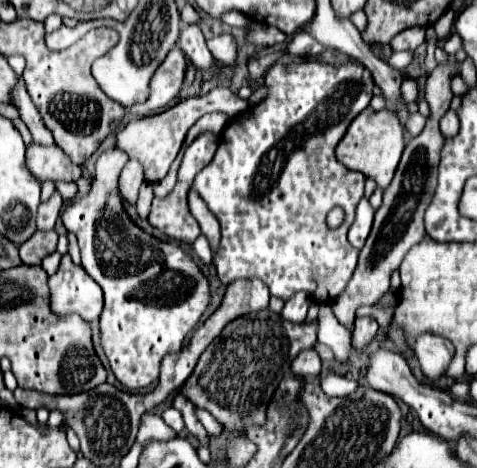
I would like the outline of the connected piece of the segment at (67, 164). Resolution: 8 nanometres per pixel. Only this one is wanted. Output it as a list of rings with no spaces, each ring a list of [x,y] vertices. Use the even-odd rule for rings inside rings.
[[[29,146],[27,168],[29,172],[33,172],[33,176],[37,176],[39,182],[77,182],[81,178],[81,168],[75,166],[57,146]]]

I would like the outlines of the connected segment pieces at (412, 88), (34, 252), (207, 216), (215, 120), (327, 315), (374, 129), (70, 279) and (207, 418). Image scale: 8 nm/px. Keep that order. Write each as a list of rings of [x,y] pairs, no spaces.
[[[407,78],[407,80],[403,82],[401,90],[403,90],[405,102],[417,102],[417,100],[419,100],[419,86],[417,86],[417,80]]]
[[[39,230],[23,246],[19,246],[19,254],[25,264],[41,264],[45,256],[55,252],[55,246],[57,246],[57,232]]]
[[[195,194],[189,196],[189,208],[191,208],[191,214],[195,216],[195,220],[197,220],[199,226],[201,226],[201,234],[207,236],[207,240],[209,240],[209,244],[211,244],[211,252],[215,254],[217,248],[219,248],[219,240],[221,240],[217,220],[213,218],[213,214],[209,212],[209,208],[207,208],[207,206],[199,200],[199,196],[195,196]]]
[[[207,114],[207,116],[203,116],[203,118],[187,132],[187,138],[185,138],[185,142],[183,142],[183,150],[185,150],[199,134],[203,134],[203,132],[213,132],[213,134],[223,132],[227,120],[229,120],[229,116],[225,116],[225,114]]]
[[[328,303],[319,306],[317,340],[327,344],[339,364],[347,364],[351,356],[351,330],[339,324]]]
[[[369,106],[365,108],[365,112],[361,112],[361,116],[357,116],[357,120],[353,120],[353,124],[349,124],[349,132],[337,144],[337,160],[341,160],[341,164],[345,164],[345,168],[349,170],[357,170],[373,178],[379,188],[385,188],[393,178],[403,148],[405,148],[405,128],[397,120],[395,112],[387,108],[375,112]]]
[[[69,254],[61,258],[59,270],[49,278],[51,310],[55,314],[79,314],[83,320],[93,322],[103,308],[101,286],[71,260]]]
[[[197,410],[197,416],[199,416],[201,424],[205,426],[205,430],[207,430],[211,436],[221,436],[223,426],[221,426],[221,424],[219,424],[207,410]]]

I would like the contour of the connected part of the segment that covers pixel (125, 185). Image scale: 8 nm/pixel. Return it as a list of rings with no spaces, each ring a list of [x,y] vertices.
[[[137,160],[127,162],[125,168],[121,170],[121,176],[119,176],[119,192],[121,192],[123,200],[129,202],[129,204],[135,204],[141,184],[143,184],[143,168],[141,168],[141,164]]]

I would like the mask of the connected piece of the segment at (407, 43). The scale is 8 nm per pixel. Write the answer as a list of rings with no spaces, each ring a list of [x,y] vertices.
[[[407,28],[405,32],[399,32],[389,42],[389,46],[393,52],[399,52],[399,50],[415,50],[423,42],[425,42],[425,28]]]

